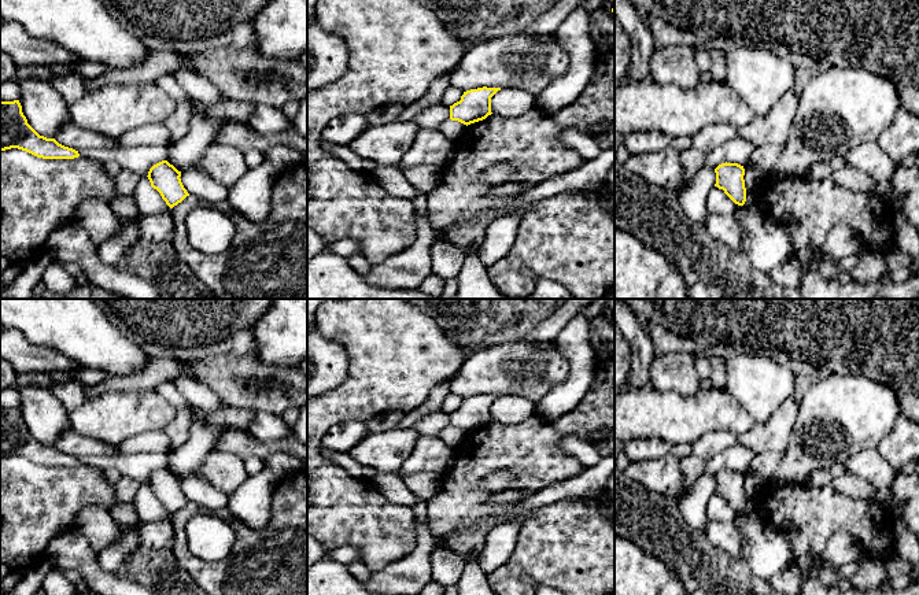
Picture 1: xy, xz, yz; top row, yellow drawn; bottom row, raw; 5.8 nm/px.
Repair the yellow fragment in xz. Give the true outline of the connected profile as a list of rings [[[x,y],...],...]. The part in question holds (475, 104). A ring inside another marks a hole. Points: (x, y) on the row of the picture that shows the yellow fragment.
[[[477,88],[464,92],[461,100],[450,106],[450,119],[470,125],[491,115],[491,97],[501,88]]]

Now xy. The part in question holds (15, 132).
[[[0,100],[0,152],[11,148],[26,151],[43,159],[74,159],[78,151],[40,136],[22,112],[19,100]]]

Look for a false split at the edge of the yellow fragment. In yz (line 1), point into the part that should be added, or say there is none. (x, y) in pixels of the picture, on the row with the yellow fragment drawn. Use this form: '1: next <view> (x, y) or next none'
1: next none

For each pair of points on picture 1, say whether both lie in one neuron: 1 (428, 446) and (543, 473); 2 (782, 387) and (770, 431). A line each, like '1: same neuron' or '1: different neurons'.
1: different neurons
2: different neurons

